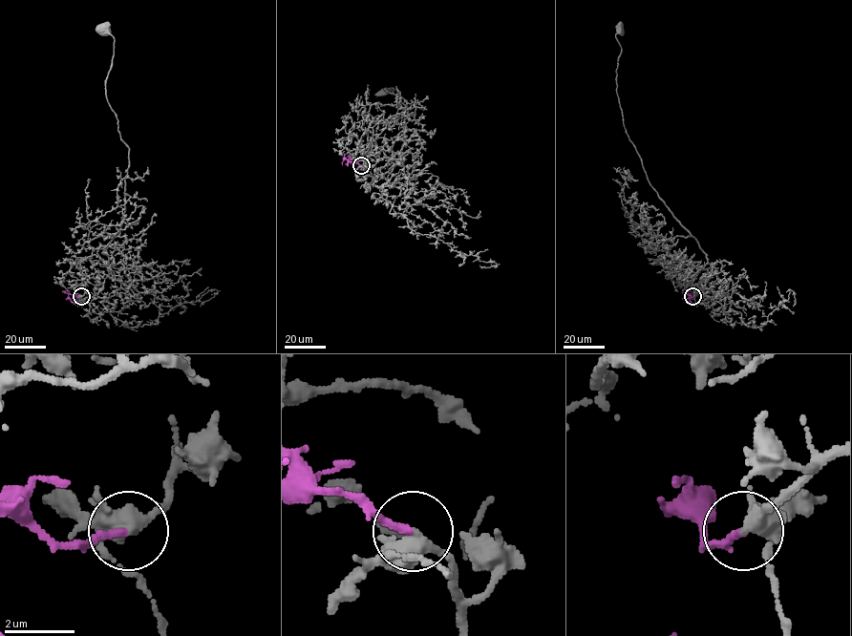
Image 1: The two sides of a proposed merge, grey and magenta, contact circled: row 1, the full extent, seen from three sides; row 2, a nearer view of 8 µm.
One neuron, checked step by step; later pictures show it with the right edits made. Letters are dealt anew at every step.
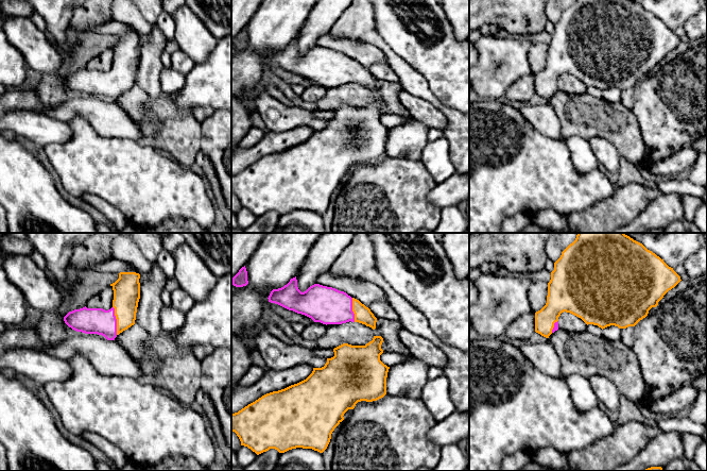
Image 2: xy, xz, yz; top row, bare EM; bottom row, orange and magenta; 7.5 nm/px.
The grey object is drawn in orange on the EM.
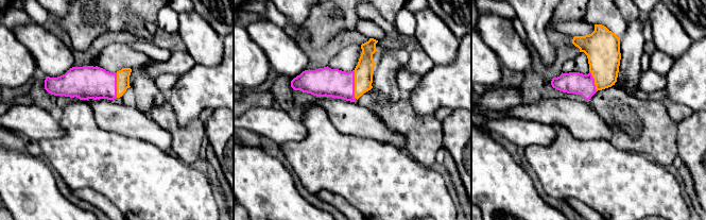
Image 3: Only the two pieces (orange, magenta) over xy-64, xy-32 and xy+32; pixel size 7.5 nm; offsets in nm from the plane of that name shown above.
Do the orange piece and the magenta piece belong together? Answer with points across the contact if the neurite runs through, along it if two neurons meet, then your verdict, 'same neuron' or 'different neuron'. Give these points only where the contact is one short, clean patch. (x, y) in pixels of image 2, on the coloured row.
way xy (126, 289), (123, 314), (117, 320), (99, 321); same neuron

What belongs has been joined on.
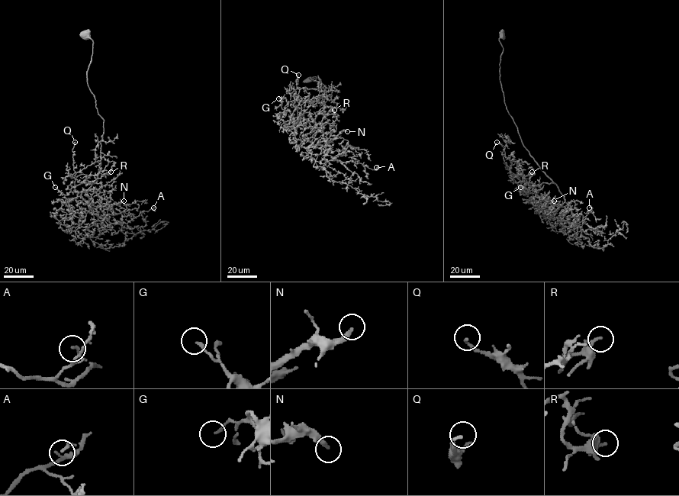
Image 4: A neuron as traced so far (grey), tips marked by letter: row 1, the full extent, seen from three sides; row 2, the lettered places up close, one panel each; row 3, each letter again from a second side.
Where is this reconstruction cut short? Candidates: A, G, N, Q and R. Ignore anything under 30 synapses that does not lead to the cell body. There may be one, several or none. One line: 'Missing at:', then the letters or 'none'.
Missing at: N

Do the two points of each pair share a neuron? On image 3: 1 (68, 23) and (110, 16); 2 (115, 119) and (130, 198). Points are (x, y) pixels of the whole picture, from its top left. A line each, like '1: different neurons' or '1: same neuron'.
1: same neuron
2: different neurons

